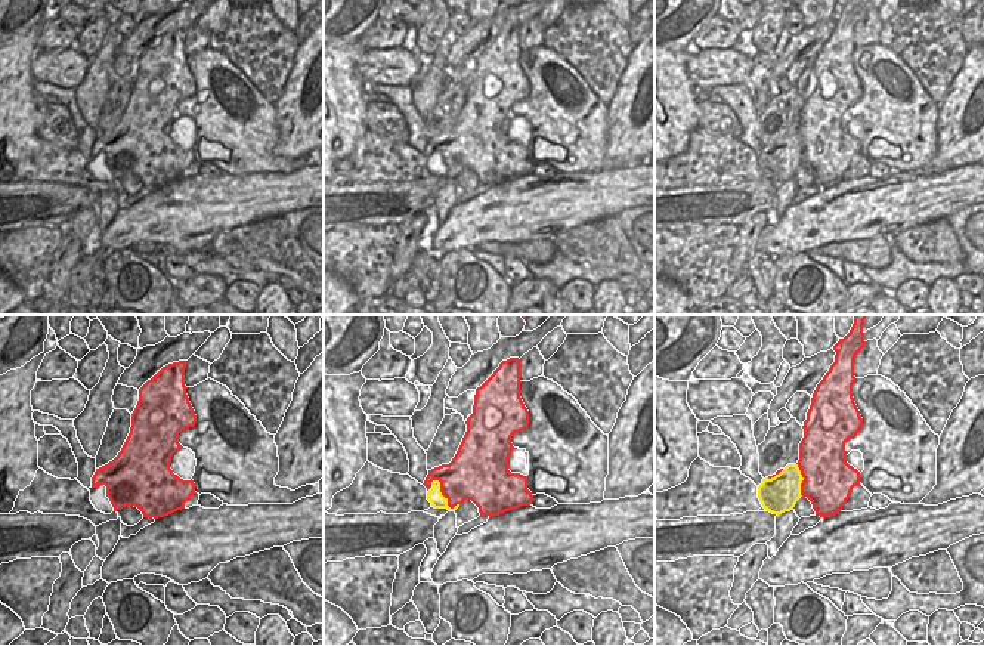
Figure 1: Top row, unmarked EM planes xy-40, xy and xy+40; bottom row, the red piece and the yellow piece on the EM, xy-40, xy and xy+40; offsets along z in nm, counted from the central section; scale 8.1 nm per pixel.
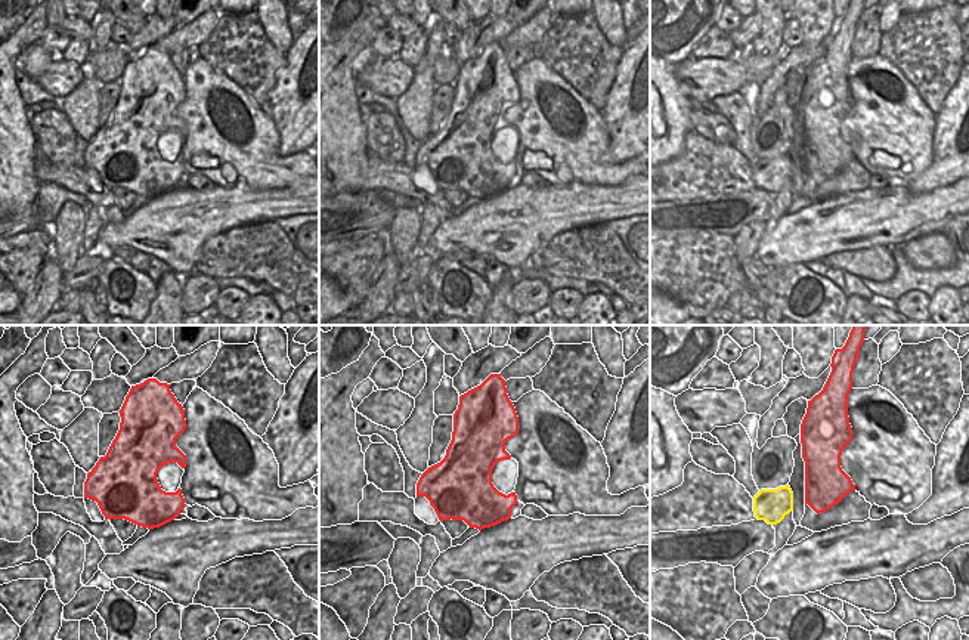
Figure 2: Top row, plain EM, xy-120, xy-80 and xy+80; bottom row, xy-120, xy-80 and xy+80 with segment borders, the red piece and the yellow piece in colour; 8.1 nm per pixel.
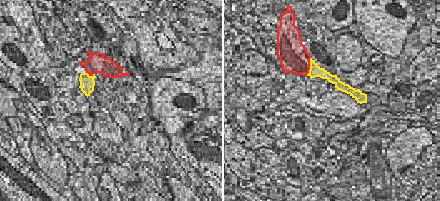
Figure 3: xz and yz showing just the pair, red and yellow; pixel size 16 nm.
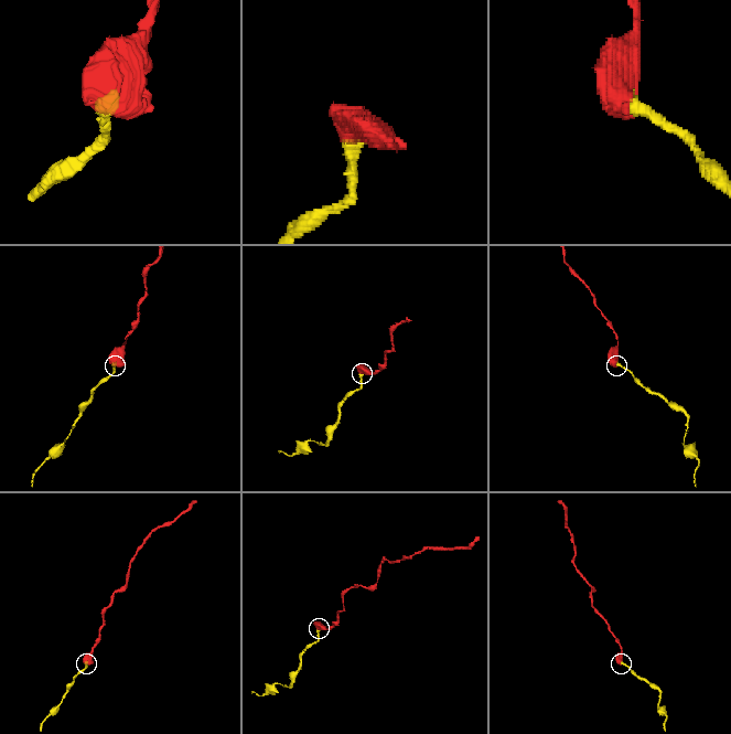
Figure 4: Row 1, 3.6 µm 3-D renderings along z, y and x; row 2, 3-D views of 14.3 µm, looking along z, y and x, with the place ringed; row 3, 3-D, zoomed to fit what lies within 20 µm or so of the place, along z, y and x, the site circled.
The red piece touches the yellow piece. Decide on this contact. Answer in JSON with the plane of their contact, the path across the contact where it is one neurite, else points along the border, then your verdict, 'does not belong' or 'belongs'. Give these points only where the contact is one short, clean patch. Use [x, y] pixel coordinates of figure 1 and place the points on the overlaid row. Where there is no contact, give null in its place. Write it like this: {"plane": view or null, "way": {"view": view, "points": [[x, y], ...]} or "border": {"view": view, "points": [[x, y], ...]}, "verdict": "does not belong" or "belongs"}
{"plane": "xy", "way": {"view": "xy", "points": [[467, 476], [442, 494], [433, 495]]}, "verdict": "belongs"}

